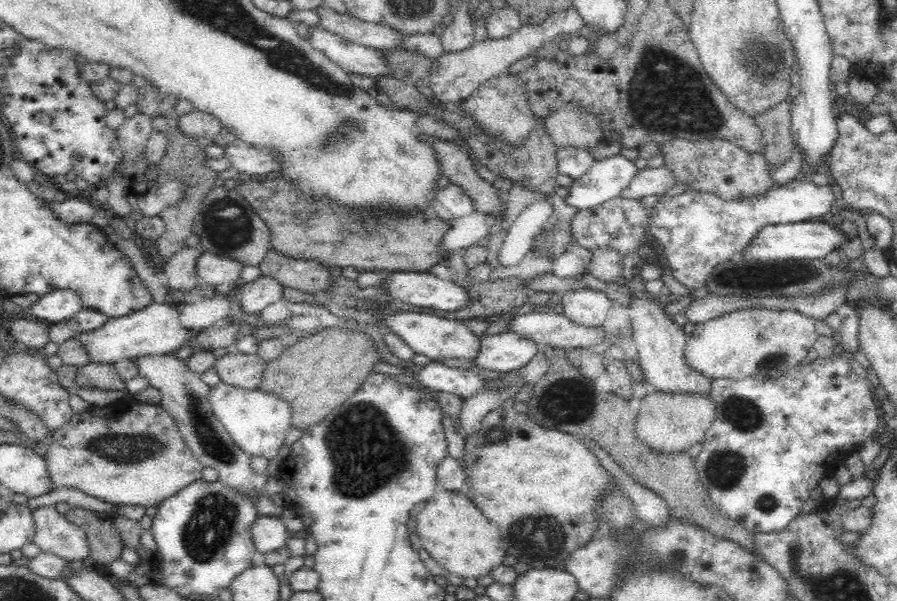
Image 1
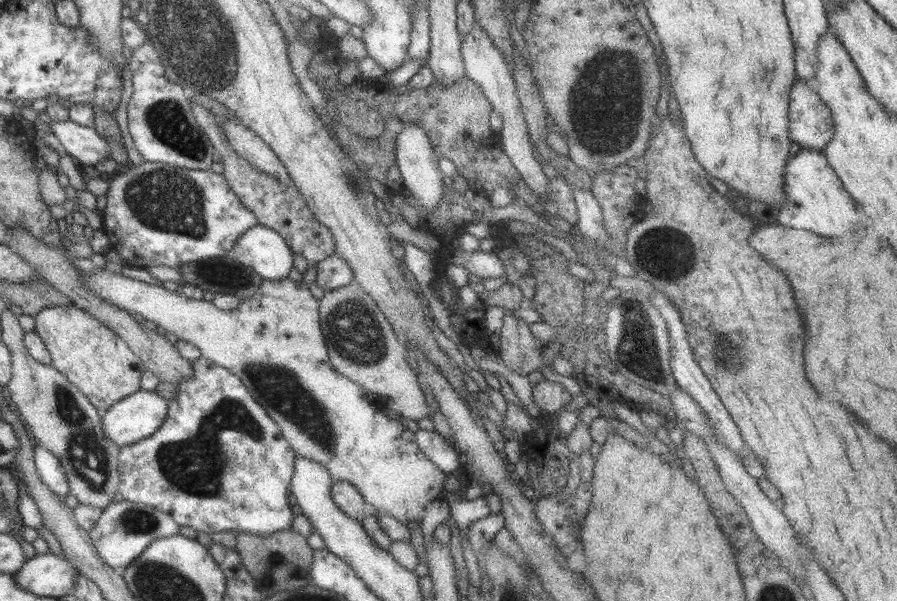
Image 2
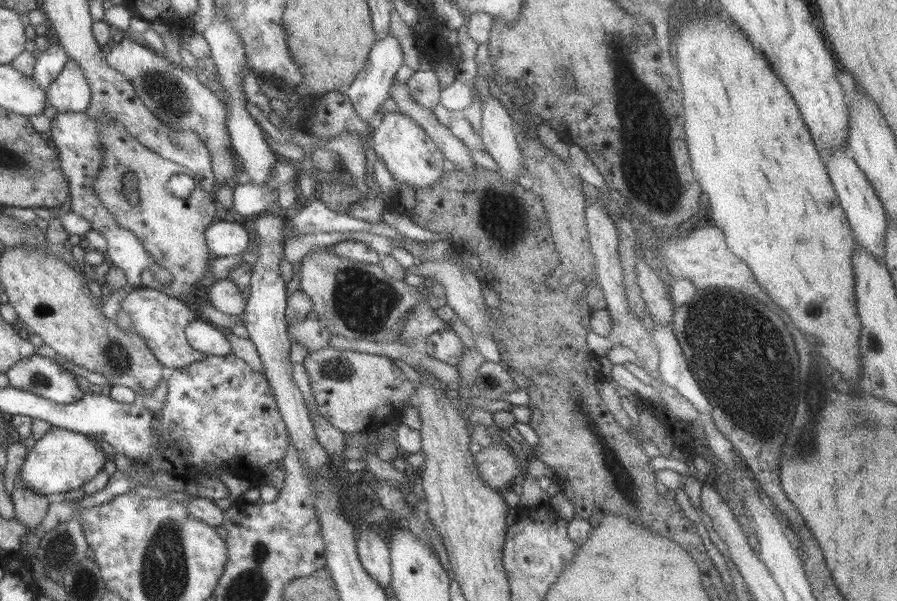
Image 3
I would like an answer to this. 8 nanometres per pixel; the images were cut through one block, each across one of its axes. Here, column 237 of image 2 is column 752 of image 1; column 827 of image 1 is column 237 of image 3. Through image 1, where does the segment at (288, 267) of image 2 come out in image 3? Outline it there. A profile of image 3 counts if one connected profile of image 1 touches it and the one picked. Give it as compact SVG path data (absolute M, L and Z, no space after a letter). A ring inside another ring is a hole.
M231 216L225 220L214 220L208 225L205 234L206 244L213 257L234 257L243 254L250 246L248 230L237 218Z

